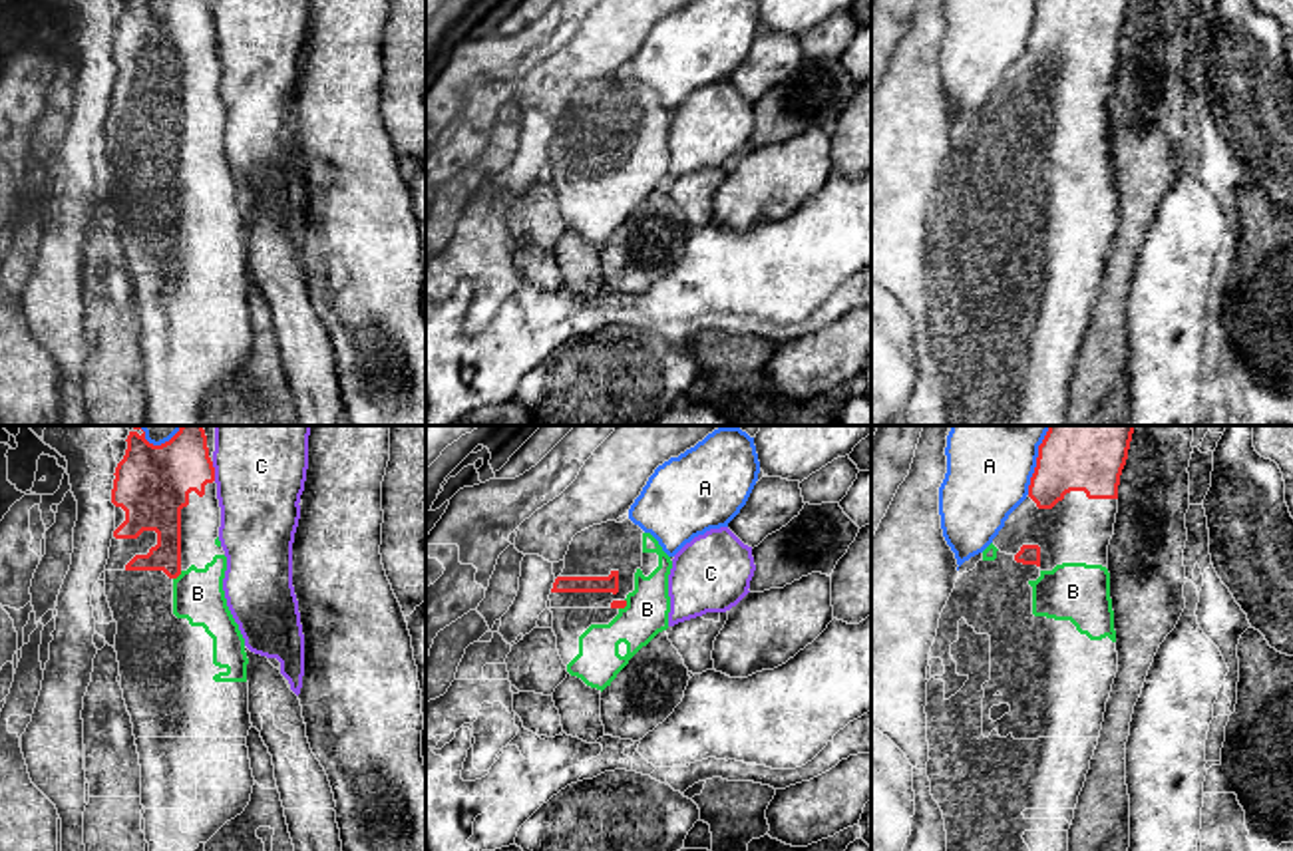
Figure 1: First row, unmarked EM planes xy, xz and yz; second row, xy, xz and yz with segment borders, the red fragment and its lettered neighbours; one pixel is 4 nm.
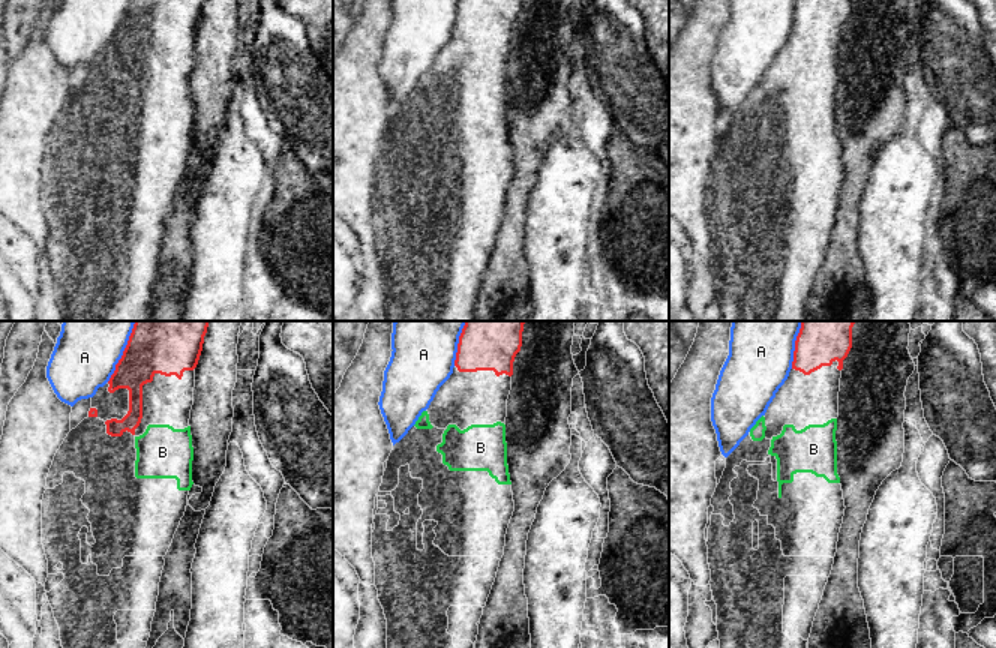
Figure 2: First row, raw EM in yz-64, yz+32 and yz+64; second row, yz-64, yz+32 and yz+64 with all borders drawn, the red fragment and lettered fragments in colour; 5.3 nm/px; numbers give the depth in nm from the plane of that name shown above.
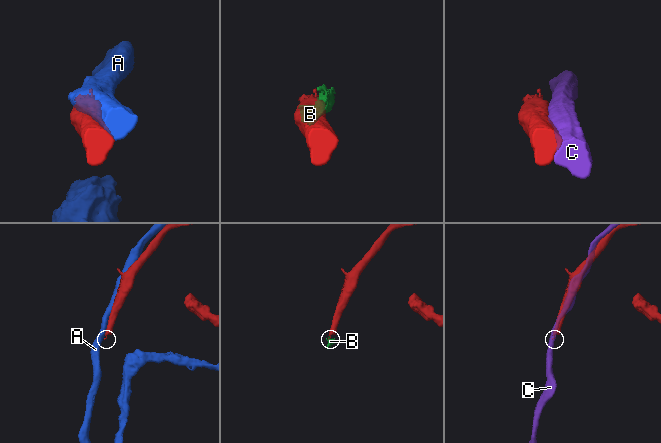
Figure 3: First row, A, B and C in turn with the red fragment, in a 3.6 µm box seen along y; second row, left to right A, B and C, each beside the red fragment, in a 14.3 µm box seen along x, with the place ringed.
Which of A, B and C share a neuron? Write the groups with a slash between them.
A / B / C

